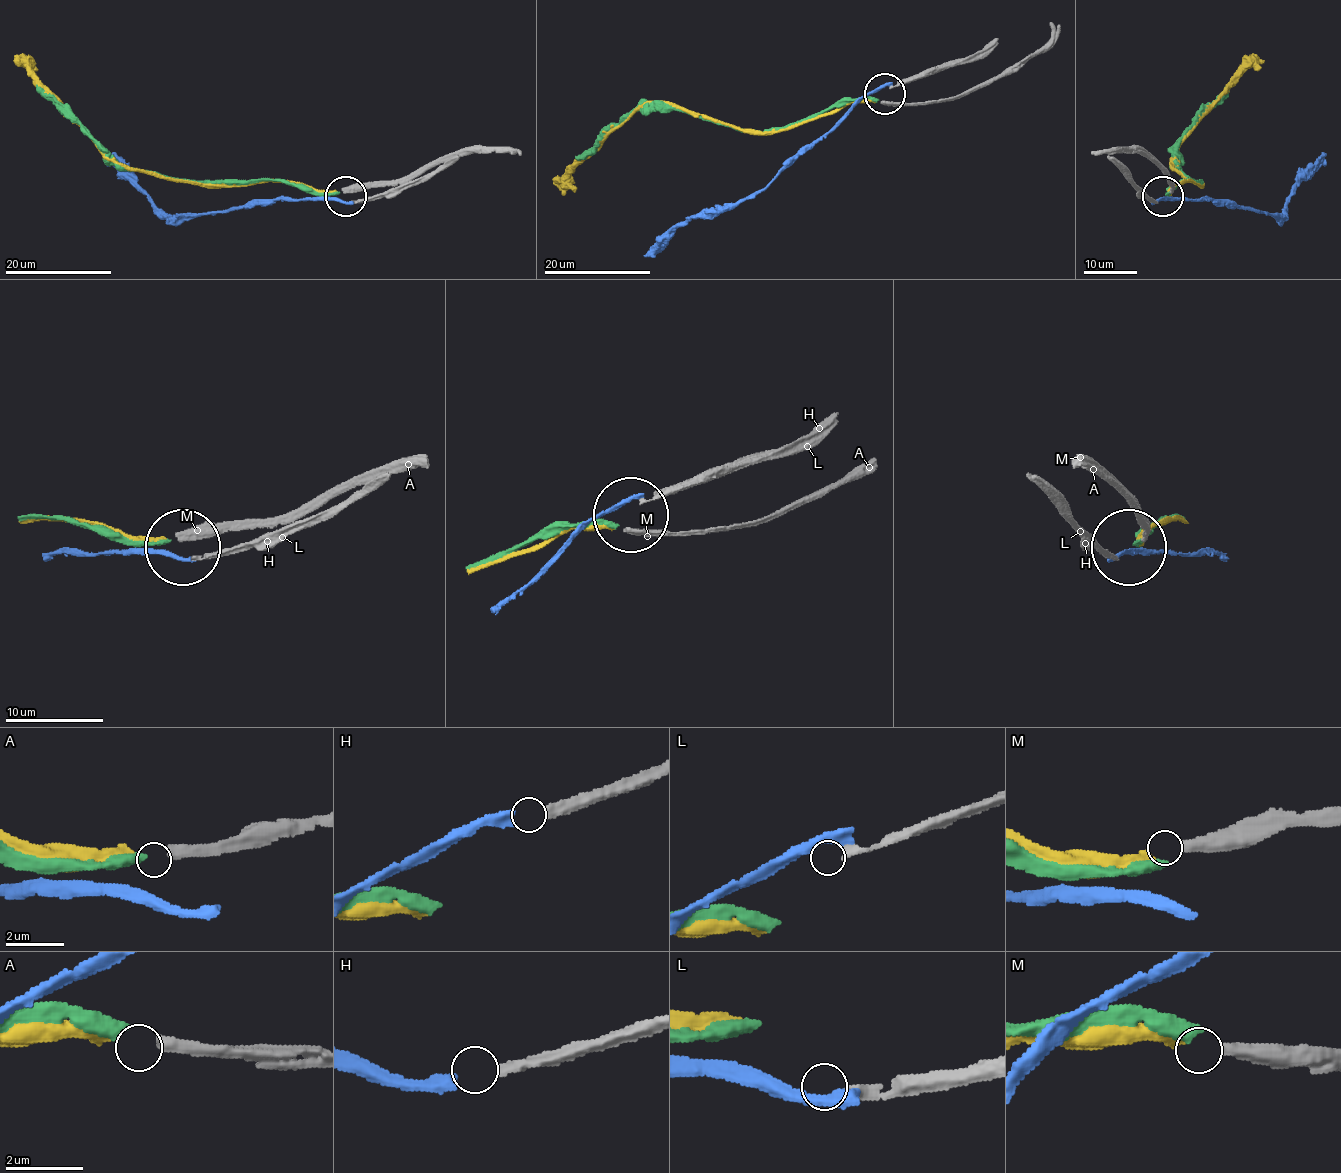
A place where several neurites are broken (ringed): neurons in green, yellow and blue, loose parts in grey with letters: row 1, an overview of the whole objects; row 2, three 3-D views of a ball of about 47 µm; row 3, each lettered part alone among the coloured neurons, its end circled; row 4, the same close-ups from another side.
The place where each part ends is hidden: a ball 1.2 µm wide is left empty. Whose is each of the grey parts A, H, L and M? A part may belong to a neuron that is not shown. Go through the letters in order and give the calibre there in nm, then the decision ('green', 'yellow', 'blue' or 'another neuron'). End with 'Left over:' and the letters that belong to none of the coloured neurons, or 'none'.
A: 380 nm | green
H: 320 nm | blue
L: 280 nm | another neuron
M: 400 nm | yellow
Left over: L

